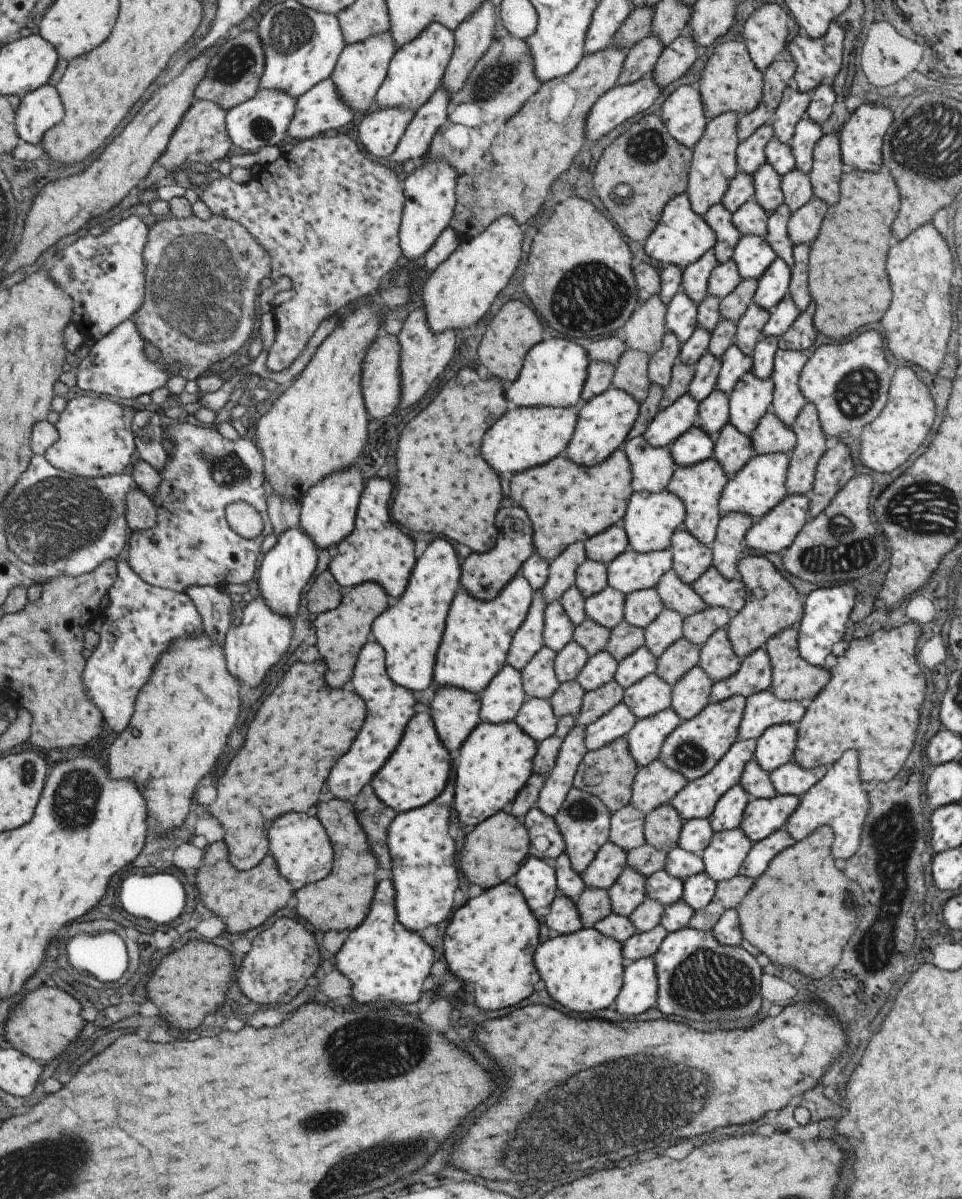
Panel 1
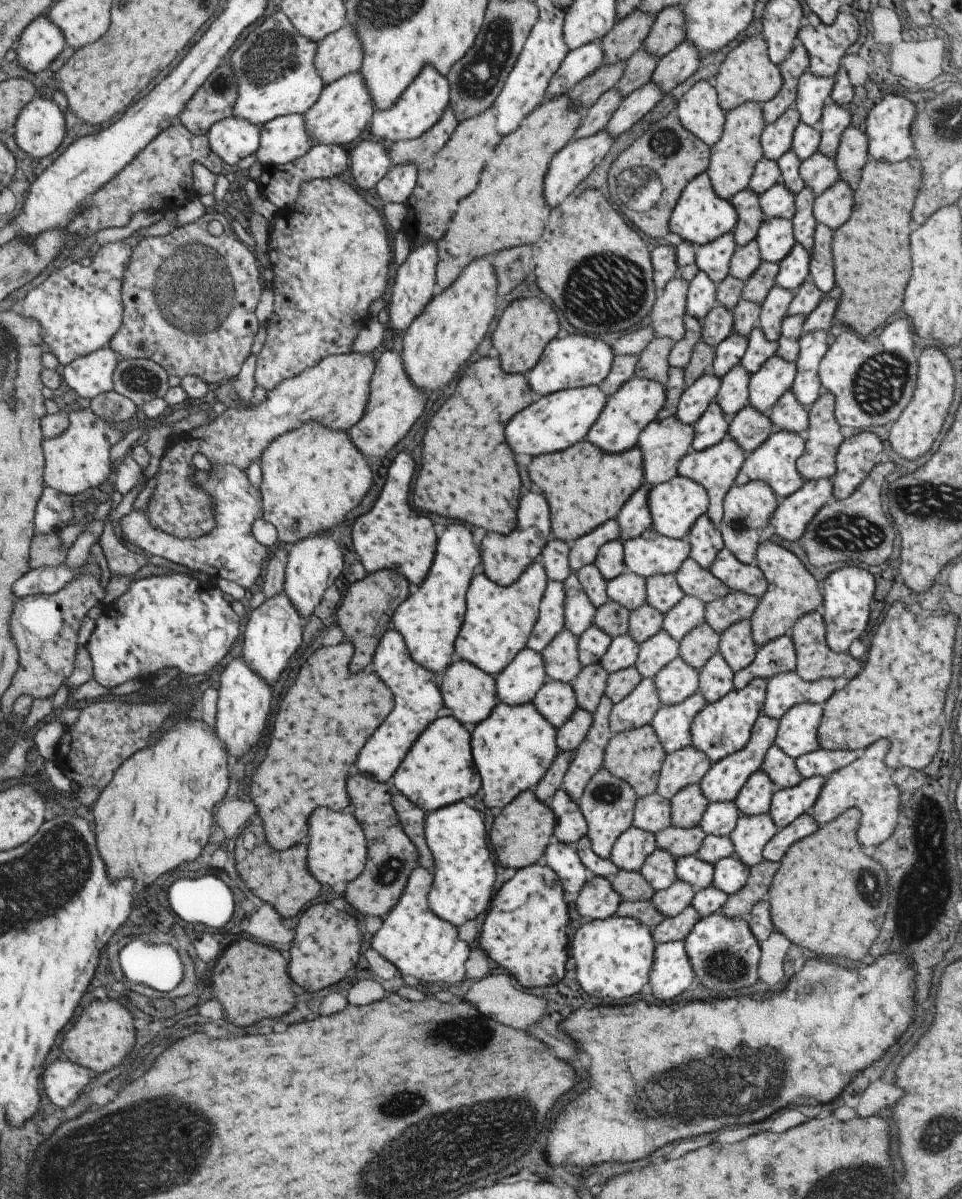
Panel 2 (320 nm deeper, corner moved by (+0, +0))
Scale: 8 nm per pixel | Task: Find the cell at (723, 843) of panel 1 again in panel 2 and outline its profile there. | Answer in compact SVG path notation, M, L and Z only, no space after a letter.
M769 813L741 815L728 835L733 843L733 856L748 868L761 862L763 847L777 831Z

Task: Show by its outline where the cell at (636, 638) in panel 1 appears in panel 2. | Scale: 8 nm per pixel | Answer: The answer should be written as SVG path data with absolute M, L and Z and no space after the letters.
M647 603L631 609L628 614L627 634L640 645L661 629L663 615Z

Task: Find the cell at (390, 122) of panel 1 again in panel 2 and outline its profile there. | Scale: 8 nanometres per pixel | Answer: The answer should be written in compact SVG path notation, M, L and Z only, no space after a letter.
M373 138L371 141L361 141L348 154L349 174L357 183L359 190L375 188L377 182L390 169L390 160L385 144Z

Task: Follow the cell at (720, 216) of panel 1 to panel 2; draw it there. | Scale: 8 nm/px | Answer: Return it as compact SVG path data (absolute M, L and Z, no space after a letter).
M747 188L736 192L729 200L737 213L737 222L731 234L737 246L754 240L764 221L762 208L759 206L758 194Z

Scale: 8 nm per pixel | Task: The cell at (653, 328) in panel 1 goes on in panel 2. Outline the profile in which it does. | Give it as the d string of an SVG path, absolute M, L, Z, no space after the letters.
M675 276L665 283L649 311L649 326L654 338L668 338L676 343L684 335L683 317L686 312L688 282Z

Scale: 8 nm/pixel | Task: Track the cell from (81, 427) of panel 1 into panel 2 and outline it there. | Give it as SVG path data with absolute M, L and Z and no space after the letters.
M91 406L70 414L70 427L61 436L44 440L46 484L59 492L77 496L89 488L101 486L111 475L111 448L123 438L124 428L99 418Z

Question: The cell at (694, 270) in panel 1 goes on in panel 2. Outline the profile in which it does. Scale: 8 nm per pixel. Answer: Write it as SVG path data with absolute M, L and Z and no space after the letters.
M731 233L722 234L711 242L693 245L694 261L698 270L718 284L728 275L730 258L737 247Z

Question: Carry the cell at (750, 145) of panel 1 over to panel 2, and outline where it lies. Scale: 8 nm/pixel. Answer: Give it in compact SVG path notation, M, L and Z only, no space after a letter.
M791 106L775 122L767 123L759 135L762 156L776 161L786 153L790 149L794 128L799 121L797 109Z

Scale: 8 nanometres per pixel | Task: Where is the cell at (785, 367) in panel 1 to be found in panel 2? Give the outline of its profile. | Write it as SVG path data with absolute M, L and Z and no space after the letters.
M826 331L803 333L798 340L798 355L794 361L796 373L790 389L805 410L822 391L817 369L830 342L831 338Z

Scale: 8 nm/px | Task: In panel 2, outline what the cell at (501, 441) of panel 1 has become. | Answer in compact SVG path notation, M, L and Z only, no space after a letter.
M598 385L570 388L540 396L536 402L529 403L525 410L521 410L519 414L515 414L515 416L507 422L507 426L505 426L505 442L509 444L509 448L511 448L515 454L529 454L529 456L565 450L567 446L573 446L575 442L585 439L585 435L588 433L591 425L597 420L601 409L604 407L606 398L606 394Z

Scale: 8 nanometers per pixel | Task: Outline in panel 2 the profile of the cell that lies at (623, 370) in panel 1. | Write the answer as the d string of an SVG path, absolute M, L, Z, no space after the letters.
M655 337L638 354L635 365L635 376L660 382L662 385L668 379L668 354L673 346L668 338Z

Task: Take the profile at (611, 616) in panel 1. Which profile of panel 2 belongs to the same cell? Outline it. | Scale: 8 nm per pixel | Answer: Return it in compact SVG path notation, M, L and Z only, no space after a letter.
M625 570L615 578L606 581L606 593L609 599L630 611L644 603L646 597L644 578Z

